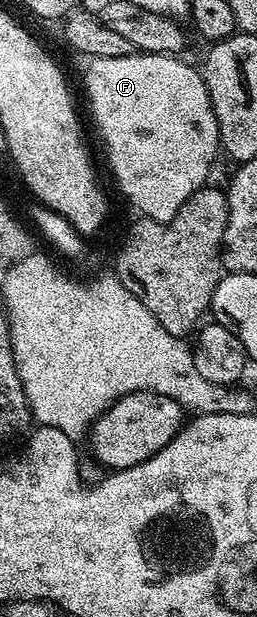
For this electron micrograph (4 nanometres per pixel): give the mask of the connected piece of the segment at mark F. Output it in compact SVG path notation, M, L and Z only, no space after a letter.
M136 52L129 56L117 56L116 58L97 58L90 63L91 67L87 70L87 98L91 101L91 114L95 117L95 122L99 125L99 134L103 137L103 142L107 145L107 158L111 161L111 170L115 173L115 182L119 185L119 190L139 209L138 213L144 218L152 218L158 222L168 222L177 216L181 204L189 200L201 189L208 185L211 174L211 165L215 162L215 157L220 157L221 147L219 145L219 125L215 109L211 103L211 97L207 91L207 85L202 73L195 70L184 59L170 54L145 54Z

